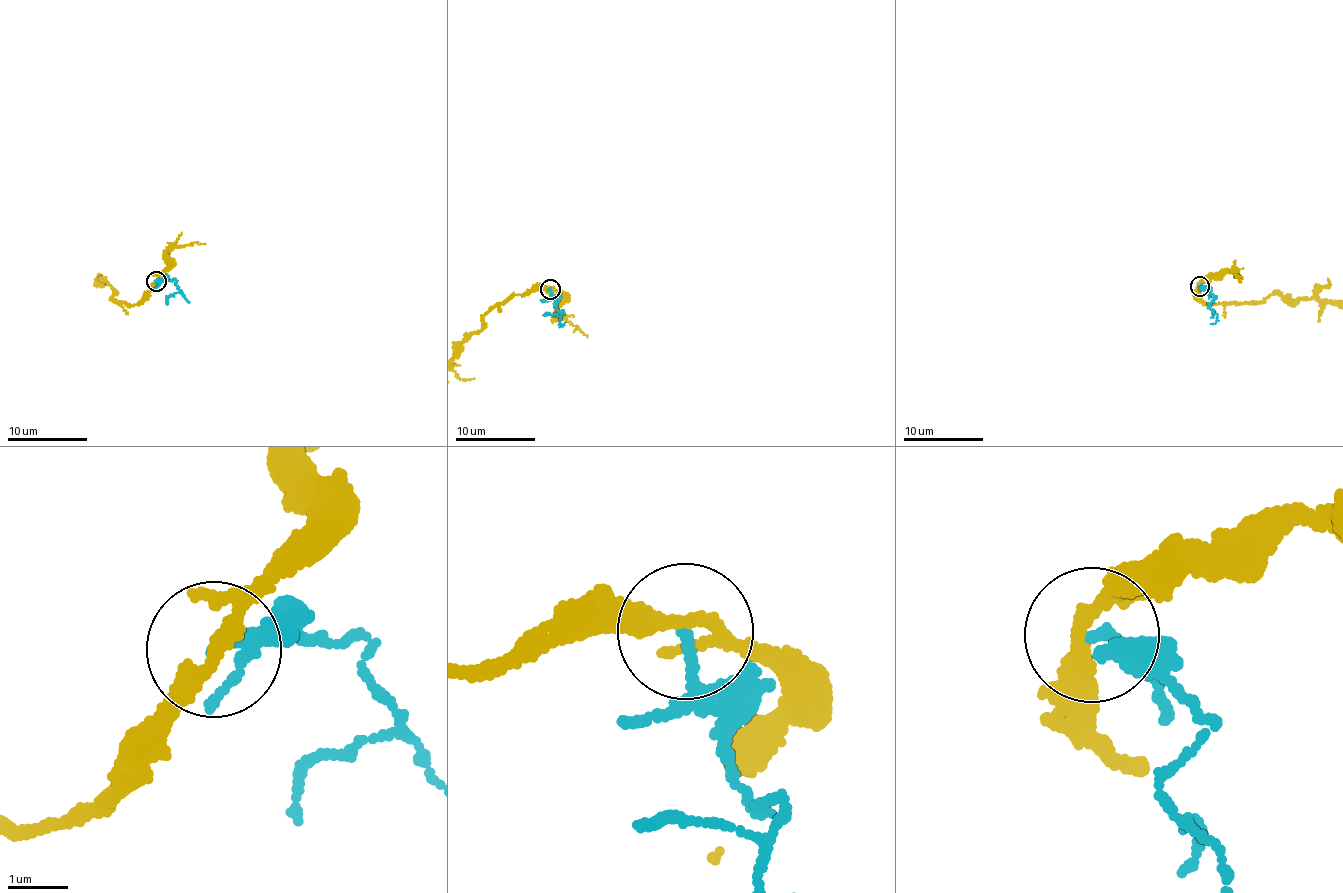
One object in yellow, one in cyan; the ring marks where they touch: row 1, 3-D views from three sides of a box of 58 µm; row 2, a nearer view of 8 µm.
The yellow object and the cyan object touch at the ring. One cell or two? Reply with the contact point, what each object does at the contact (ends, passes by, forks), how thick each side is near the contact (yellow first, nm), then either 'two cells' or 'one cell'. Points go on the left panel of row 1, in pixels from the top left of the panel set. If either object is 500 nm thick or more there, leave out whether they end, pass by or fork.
at (156, 281); yellow forks there; cyan ends there; 190 nm thick on the yellow side, 180 nm on the other; two cells

